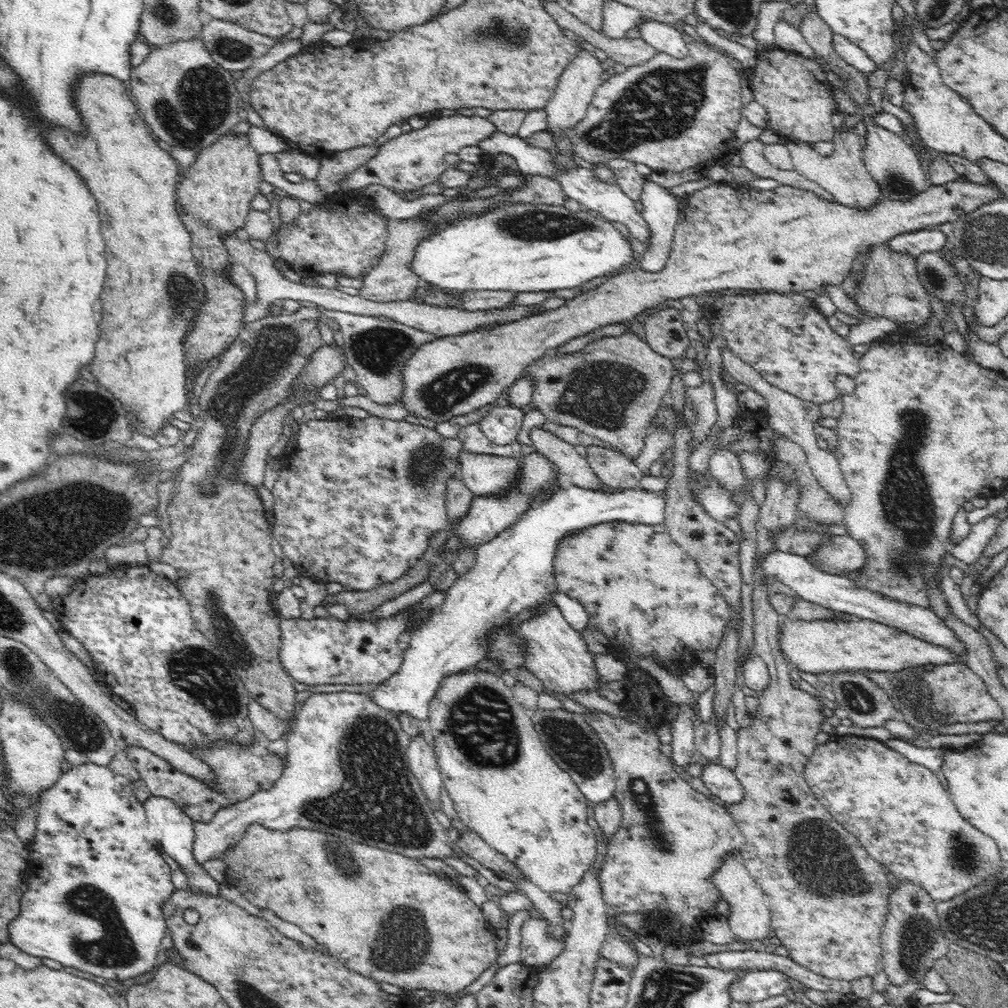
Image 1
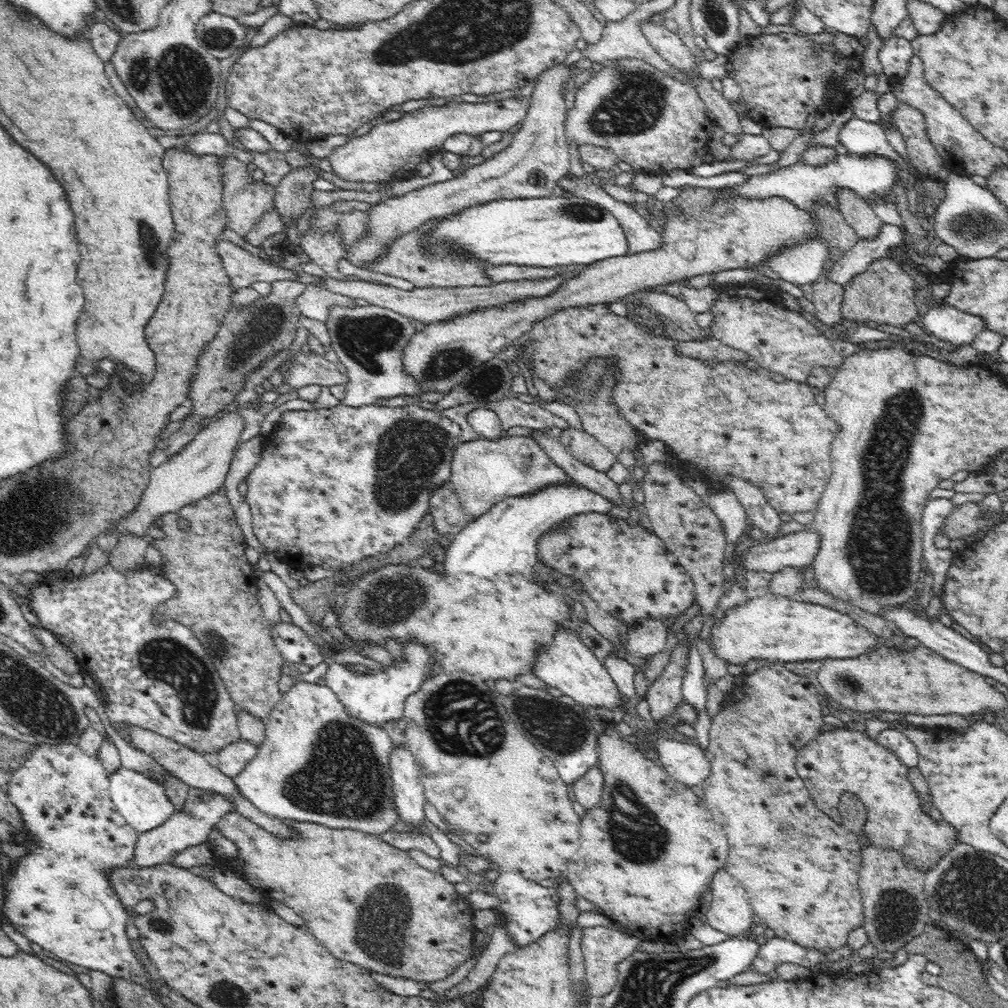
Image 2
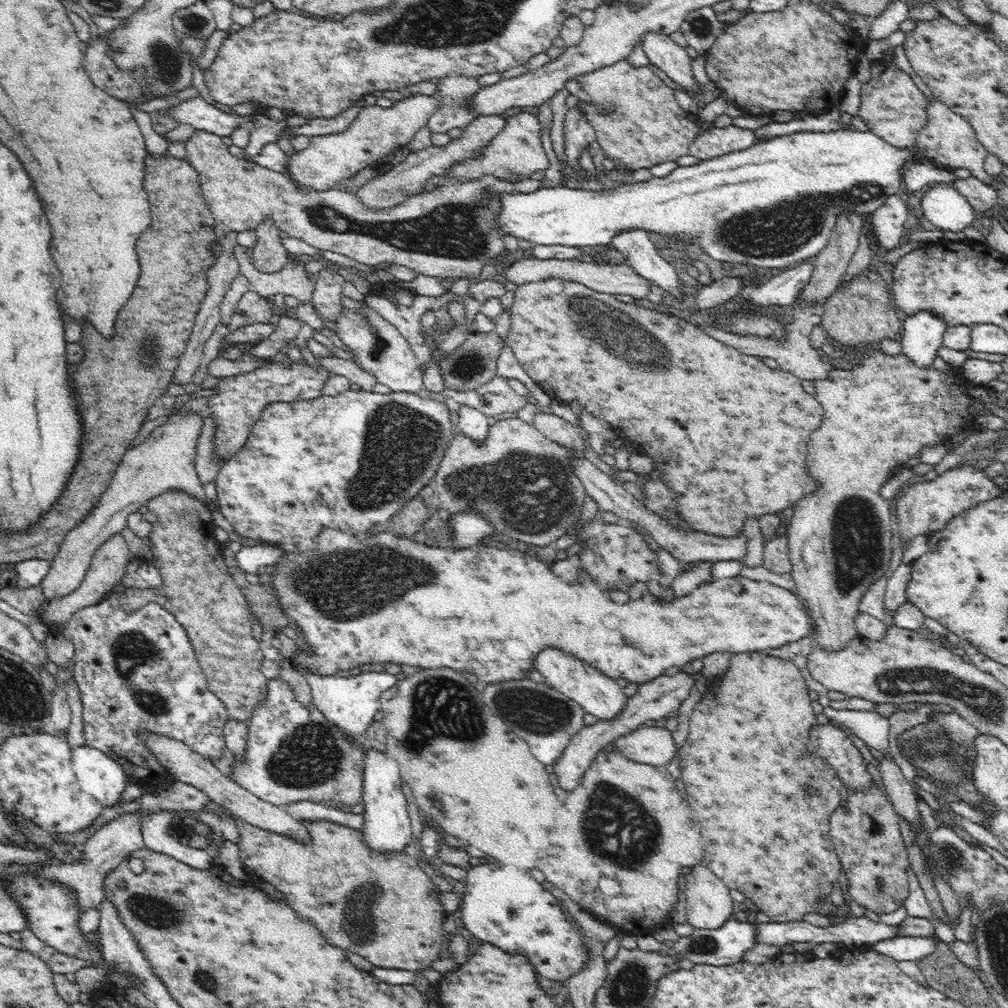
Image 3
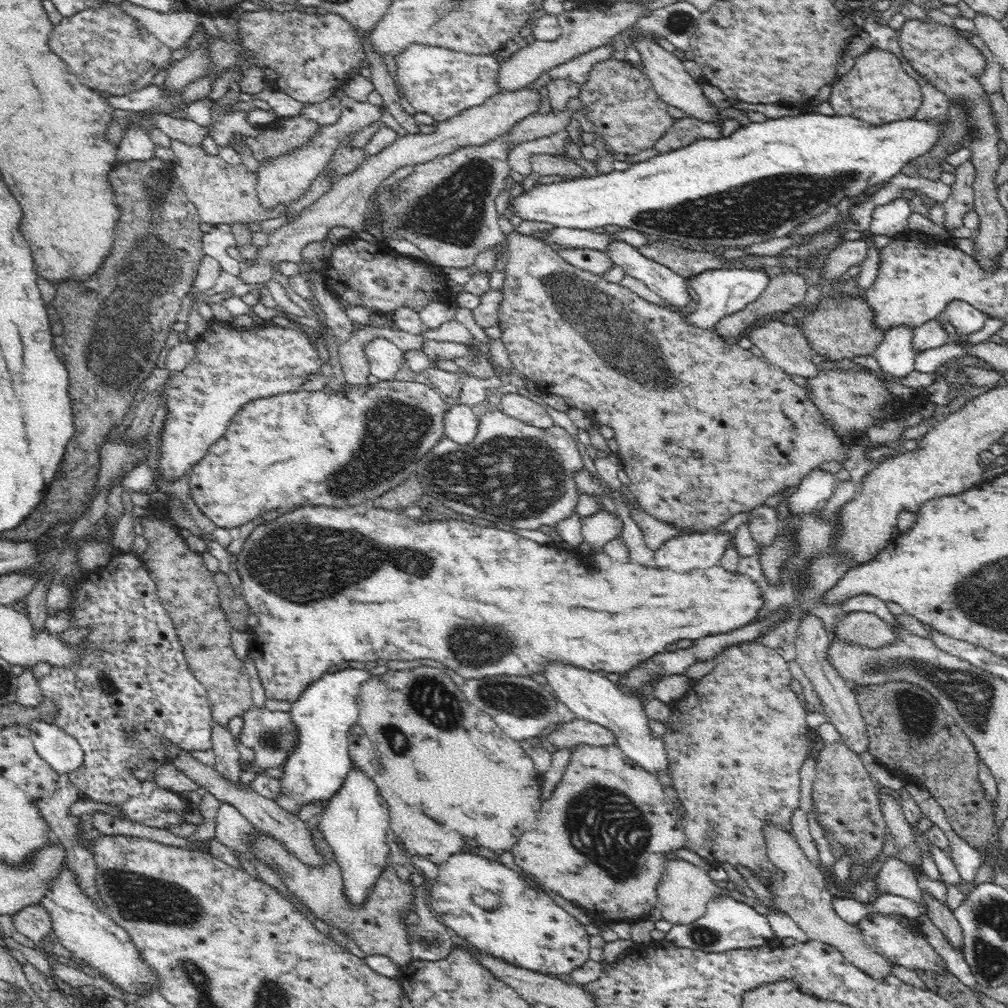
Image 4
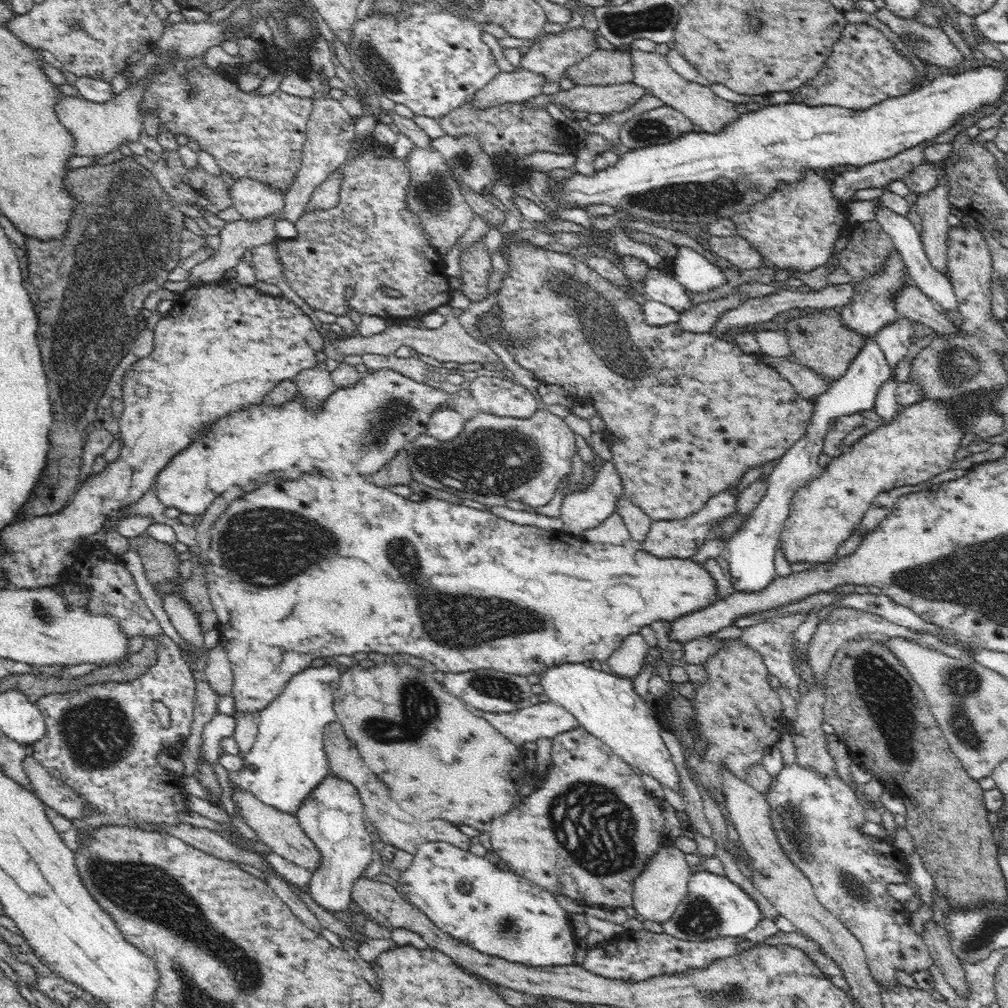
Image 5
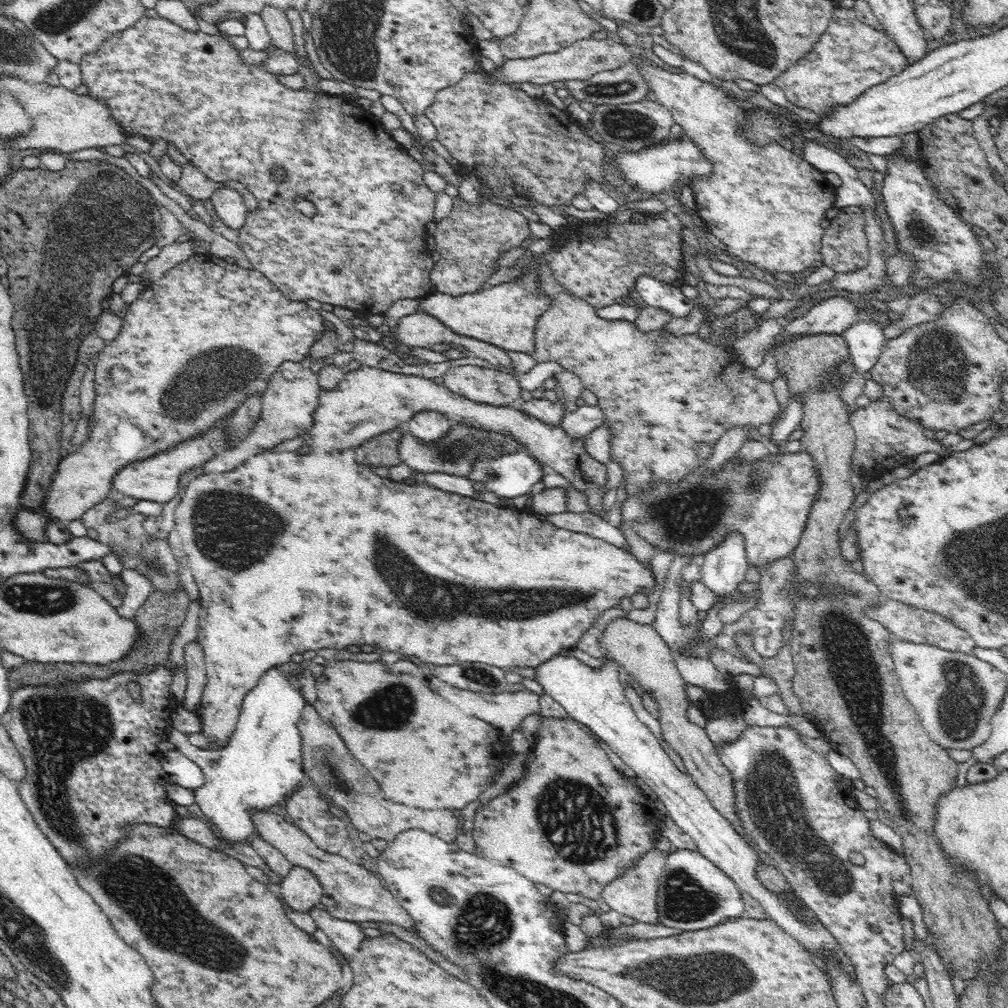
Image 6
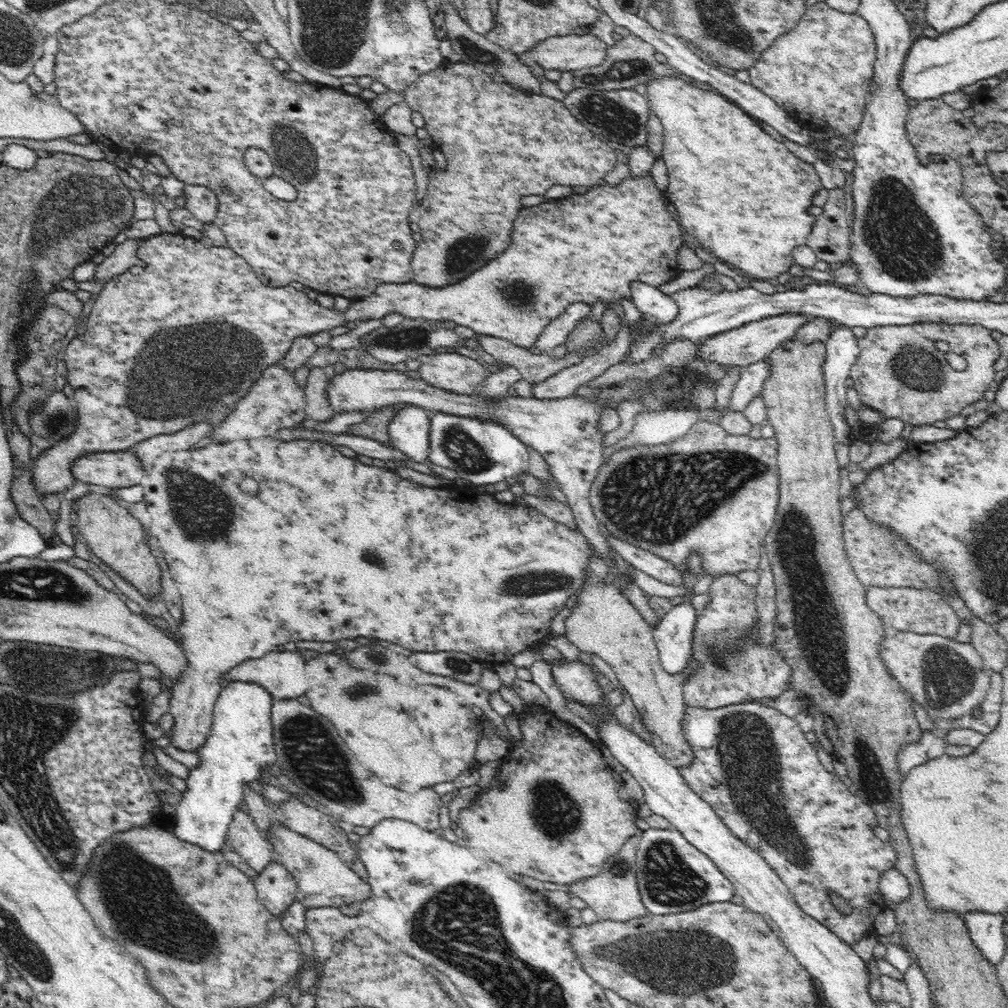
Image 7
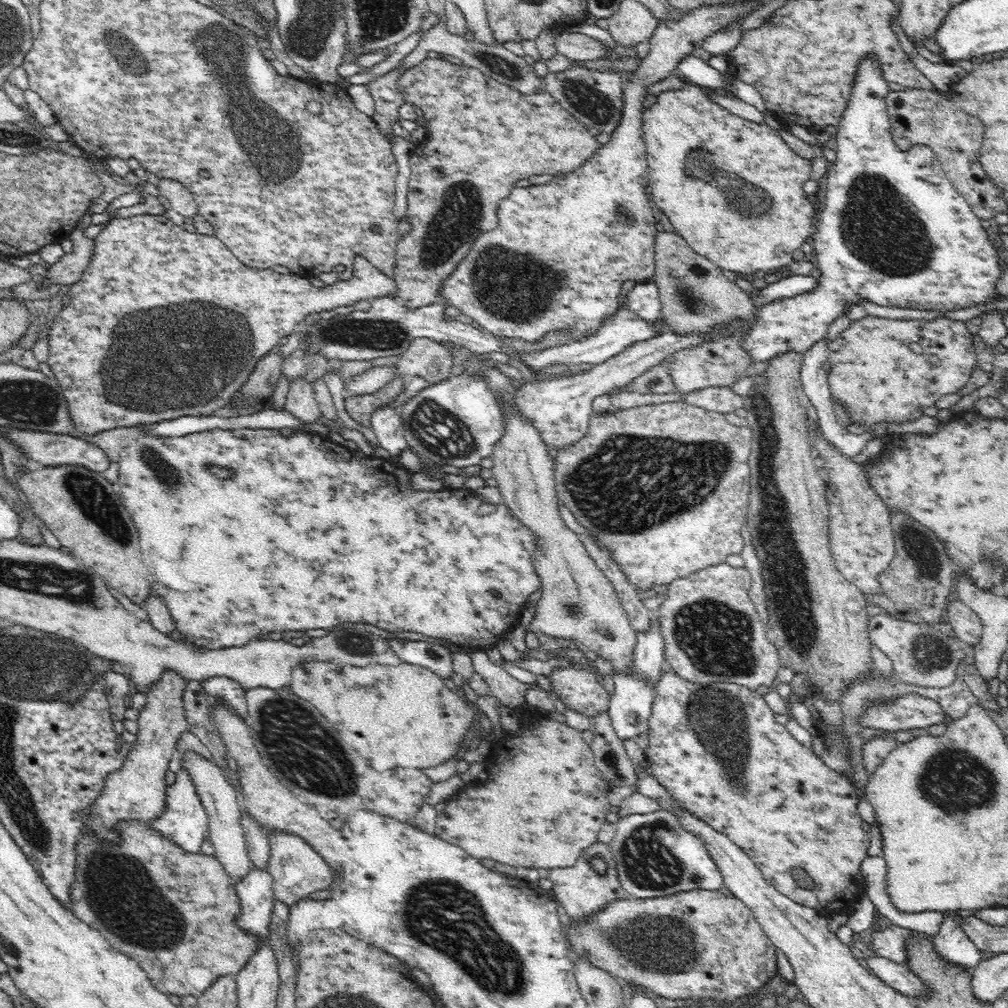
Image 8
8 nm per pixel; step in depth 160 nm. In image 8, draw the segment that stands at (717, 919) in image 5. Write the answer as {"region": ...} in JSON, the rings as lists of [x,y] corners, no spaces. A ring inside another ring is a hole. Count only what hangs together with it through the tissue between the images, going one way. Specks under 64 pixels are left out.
{"region":[[[662,808],[643,815],[632,812],[628,818],[622,818],[618,822],[616,840],[610,843],[610,848],[616,858],[622,888],[629,897],[637,900],[670,898],[696,889],[718,892],[725,885],[706,845],[694,833],[683,828],[676,814]]]}

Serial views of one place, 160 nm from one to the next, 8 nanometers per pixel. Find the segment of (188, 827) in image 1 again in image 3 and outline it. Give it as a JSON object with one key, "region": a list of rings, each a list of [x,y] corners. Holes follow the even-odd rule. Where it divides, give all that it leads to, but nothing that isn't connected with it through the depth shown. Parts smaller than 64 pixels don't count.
{"region":[[[94,746],[75,748],[72,769],[80,780],[82,790],[98,798],[104,806],[128,804],[125,791],[132,784],[132,774],[118,760],[96,750]]]}

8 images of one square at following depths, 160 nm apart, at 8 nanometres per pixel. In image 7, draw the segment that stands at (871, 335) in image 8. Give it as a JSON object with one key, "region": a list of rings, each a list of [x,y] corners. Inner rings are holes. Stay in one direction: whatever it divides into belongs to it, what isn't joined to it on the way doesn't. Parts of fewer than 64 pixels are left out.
{"region":[[[932,323],[872,327],[864,338],[860,338],[851,378],[866,407],[881,412],[888,419],[898,418],[905,423],[922,426],[954,419],[968,405],[986,399],[990,383],[994,382],[999,372],[994,365],[1003,356],[1001,347],[990,335],[990,329],[980,325],[962,328],[964,336],[960,338],[960,344],[948,344],[950,348],[956,348],[950,352],[964,356],[970,366],[964,372],[958,372],[944,370],[950,366],[944,360],[944,352],[936,348],[936,342],[924,342],[924,336],[930,340],[938,338],[936,330],[930,326]]]}

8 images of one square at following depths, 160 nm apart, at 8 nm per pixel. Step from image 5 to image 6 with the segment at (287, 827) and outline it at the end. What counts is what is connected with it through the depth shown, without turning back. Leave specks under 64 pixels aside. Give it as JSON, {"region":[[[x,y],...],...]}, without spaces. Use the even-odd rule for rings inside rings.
{"region":[[[254,809],[251,810],[250,819],[256,826],[256,836],[262,837],[264,841],[282,852],[294,867],[307,868],[314,876],[317,876],[319,882],[326,888],[326,894],[330,894],[332,900],[340,908],[348,908],[348,910],[356,908],[358,910],[352,914],[342,914],[340,918],[355,923],[383,922],[384,924],[402,926],[402,928],[419,935],[415,920],[409,915],[409,912],[396,901],[396,897],[380,883],[380,880],[372,871],[368,870],[364,863],[357,865],[341,855],[334,855],[320,849],[306,833],[290,822],[282,810]]]}

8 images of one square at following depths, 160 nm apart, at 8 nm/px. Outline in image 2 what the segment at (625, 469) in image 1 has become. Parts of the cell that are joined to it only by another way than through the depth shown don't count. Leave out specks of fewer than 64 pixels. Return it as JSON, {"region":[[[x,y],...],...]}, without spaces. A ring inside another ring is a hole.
{"region":[[[566,430],[562,432],[559,441],[567,447],[572,456],[598,472],[607,473],[616,463],[620,463],[616,454],[600,444],[595,436],[583,430]]]}

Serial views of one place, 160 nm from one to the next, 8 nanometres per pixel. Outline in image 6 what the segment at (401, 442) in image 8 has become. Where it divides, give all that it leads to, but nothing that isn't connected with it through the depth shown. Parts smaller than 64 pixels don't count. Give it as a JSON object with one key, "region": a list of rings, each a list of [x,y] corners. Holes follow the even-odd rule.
{"region":[[[422,411],[405,424],[405,431],[424,442],[442,439],[450,432],[451,420],[436,411]]]}

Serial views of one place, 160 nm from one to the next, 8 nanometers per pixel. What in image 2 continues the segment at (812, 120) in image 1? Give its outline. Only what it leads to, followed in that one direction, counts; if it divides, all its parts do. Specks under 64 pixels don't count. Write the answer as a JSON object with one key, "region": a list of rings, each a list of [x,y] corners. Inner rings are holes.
{"region":[[[764,34],[758,38],[750,38],[748,46],[738,45],[730,60],[730,76],[732,80],[738,82],[738,86],[744,92],[742,106],[746,106],[748,116],[752,120],[763,125],[764,129],[770,127],[794,128],[805,132],[806,129],[812,128],[807,125],[808,117],[818,114],[818,110],[822,110],[822,104],[826,102],[826,80],[834,80],[834,82],[842,82],[842,76],[846,74],[846,70],[861,68],[861,61],[856,57],[844,57],[842,53],[833,44],[824,44],[824,46],[816,46],[814,42],[810,42],[806,35],[798,36],[798,34]]]}

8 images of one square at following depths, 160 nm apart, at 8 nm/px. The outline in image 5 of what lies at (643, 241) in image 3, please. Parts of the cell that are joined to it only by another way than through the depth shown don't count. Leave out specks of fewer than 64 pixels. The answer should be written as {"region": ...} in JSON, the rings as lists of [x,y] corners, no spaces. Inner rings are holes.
{"region":[[[649,268],[641,289],[655,305],[686,312],[694,304],[686,290],[666,271]]]}

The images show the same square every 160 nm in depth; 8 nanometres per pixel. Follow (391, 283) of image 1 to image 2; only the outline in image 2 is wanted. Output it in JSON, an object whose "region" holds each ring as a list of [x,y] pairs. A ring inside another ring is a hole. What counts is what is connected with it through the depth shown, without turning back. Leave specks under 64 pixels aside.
{"region":[[[560,63],[540,73],[522,128],[514,135],[511,146],[506,150],[486,159],[484,164],[468,167],[466,174],[454,180],[400,196],[386,196],[380,203],[373,205],[368,214],[367,234],[351,245],[349,250],[352,254],[347,260],[360,269],[376,271],[375,266],[395,235],[419,229],[433,218],[450,218],[467,208],[497,200],[556,197],[559,180],[568,176],[571,167],[570,144],[565,131],[567,112],[570,110],[566,106],[566,86],[576,74],[571,71],[571,66]]]}

